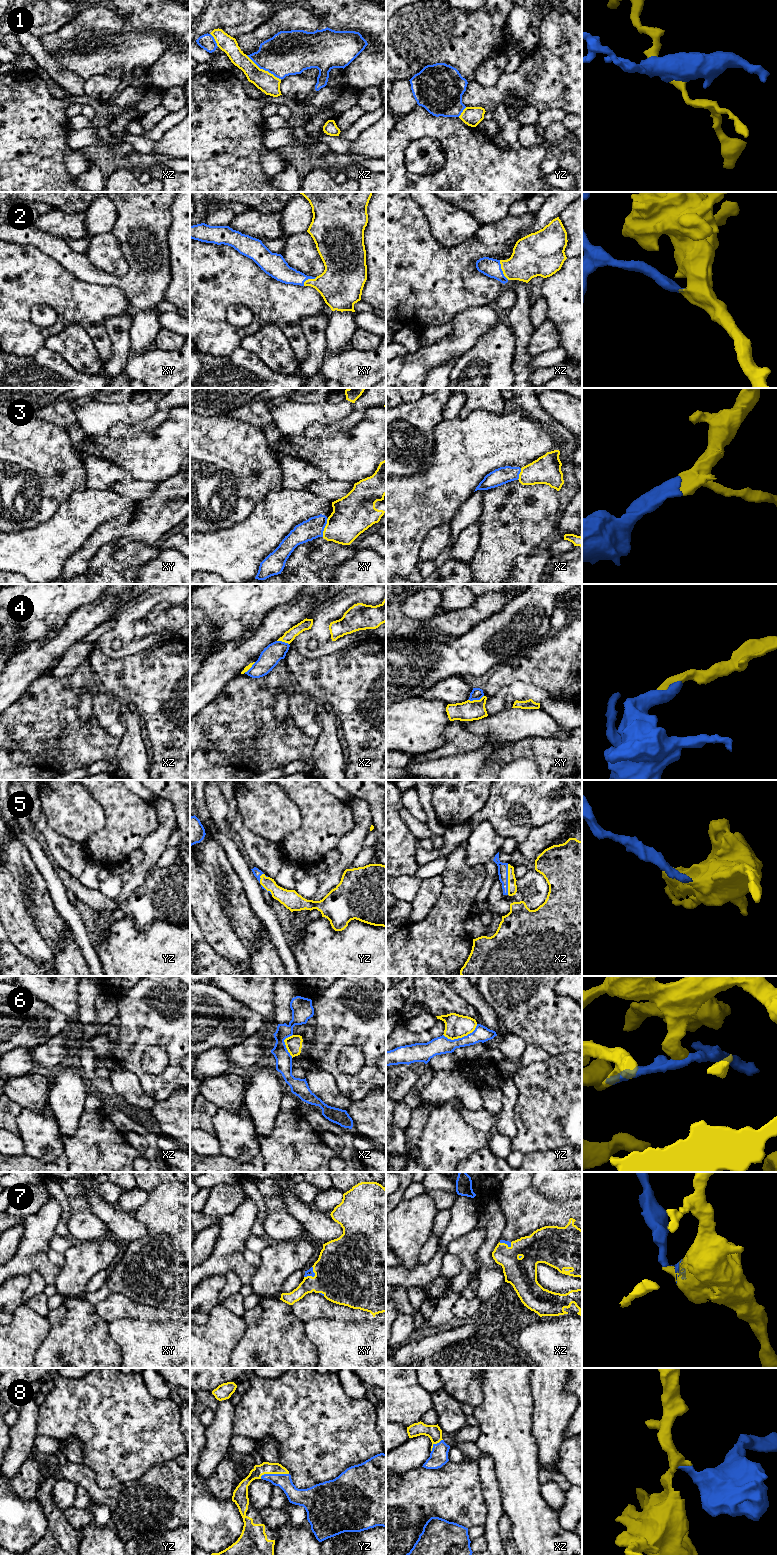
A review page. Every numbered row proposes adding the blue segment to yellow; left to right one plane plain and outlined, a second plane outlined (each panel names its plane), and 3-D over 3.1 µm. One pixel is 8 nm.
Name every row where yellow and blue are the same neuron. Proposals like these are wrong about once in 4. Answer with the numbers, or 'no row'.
2, 3, 5, 7, 8

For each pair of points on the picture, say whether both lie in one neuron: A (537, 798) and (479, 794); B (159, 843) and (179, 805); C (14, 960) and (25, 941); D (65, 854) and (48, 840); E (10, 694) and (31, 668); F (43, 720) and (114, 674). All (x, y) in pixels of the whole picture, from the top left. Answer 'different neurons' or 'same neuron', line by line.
A: different neurons
B: different neurons
C: different neurons
D: same neuron
E: same neuron
F: different neurons

